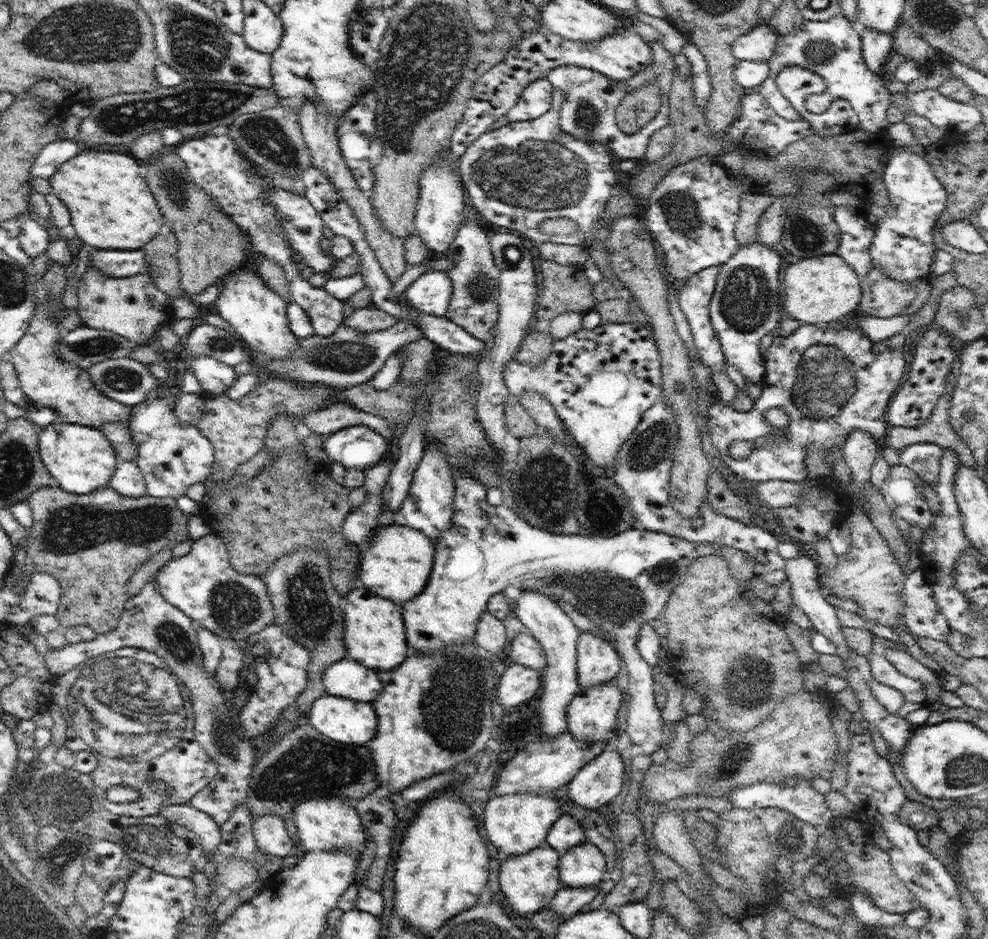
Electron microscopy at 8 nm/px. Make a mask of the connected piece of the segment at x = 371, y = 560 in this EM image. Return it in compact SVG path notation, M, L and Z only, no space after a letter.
M392 523L379 528L368 545L359 548L358 582L367 590L402 604L416 598L429 582L435 543L423 532Z

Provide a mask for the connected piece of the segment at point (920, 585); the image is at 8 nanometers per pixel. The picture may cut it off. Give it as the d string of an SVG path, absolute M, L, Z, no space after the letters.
M920 569L907 575L902 600L905 606L902 613L903 624L914 638L930 637L940 642L949 639L948 621L939 609L933 590Z

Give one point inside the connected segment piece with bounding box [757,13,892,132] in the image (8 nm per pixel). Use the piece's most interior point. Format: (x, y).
(832, 49)

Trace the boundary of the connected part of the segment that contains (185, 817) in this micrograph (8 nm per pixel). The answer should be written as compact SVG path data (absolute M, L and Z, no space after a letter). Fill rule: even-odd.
M190 802L186 804L170 804L161 806L157 816L164 816L174 820L174 823L192 830L202 846L202 857L209 858L215 856L218 858L218 845L220 845L221 833L217 822L205 812L194 808Z

